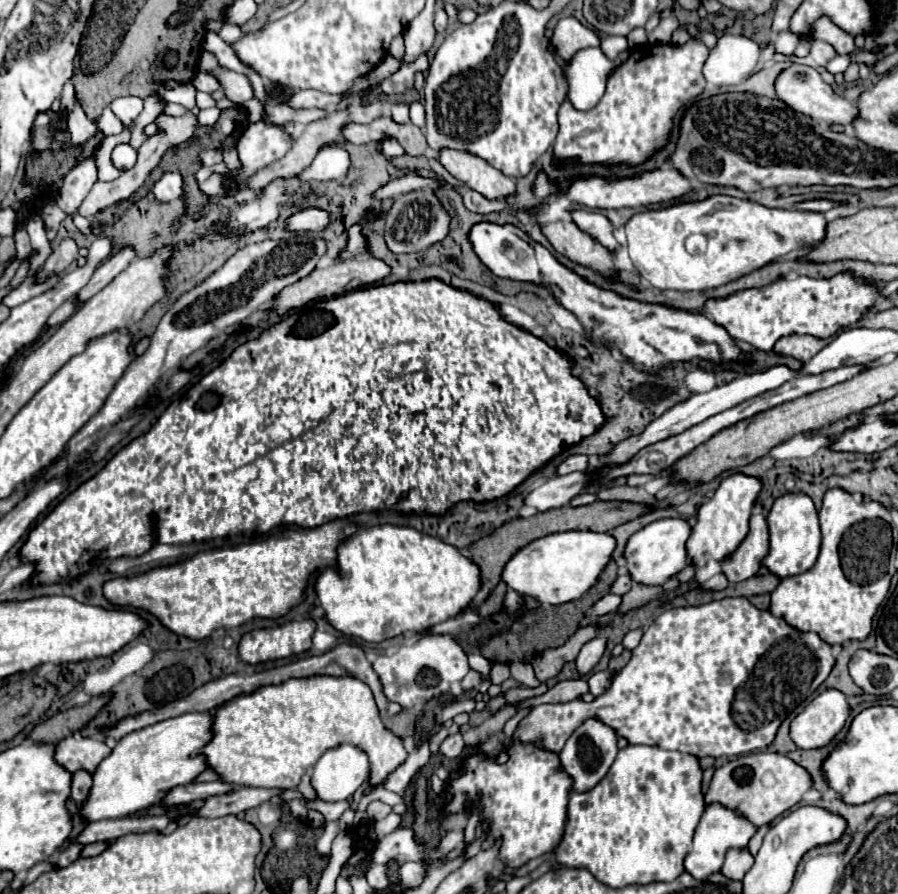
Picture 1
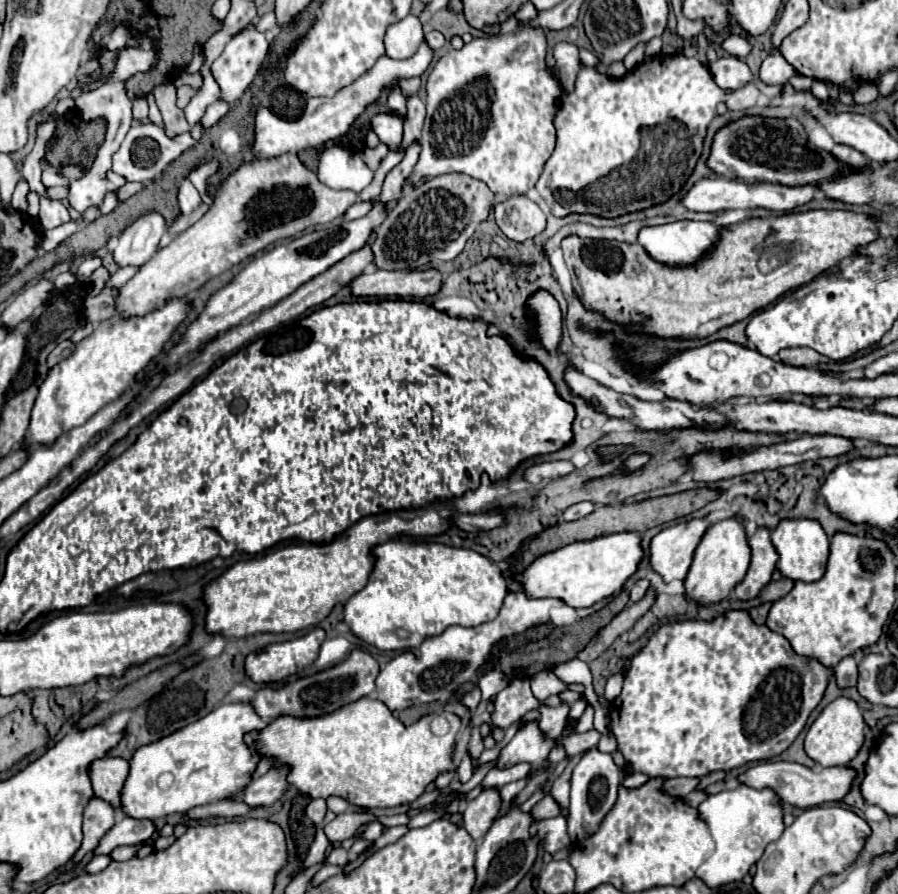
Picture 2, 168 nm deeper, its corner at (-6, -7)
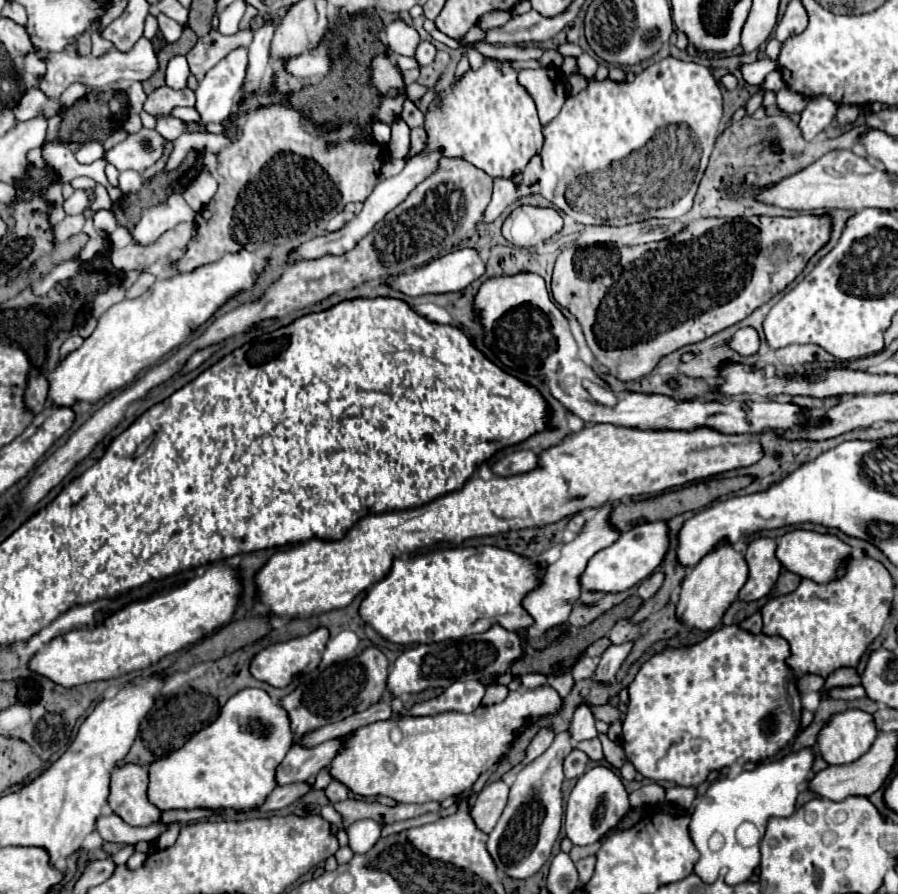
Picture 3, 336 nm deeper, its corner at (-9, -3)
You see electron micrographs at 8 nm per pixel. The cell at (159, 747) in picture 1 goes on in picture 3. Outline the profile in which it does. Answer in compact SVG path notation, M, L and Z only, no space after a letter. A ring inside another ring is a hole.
M244 688L234 694L220 710L220 716L192 736L182 750L156 760L154 766L148 768L148 798L160 810L200 808L218 812L248 812L260 808L268 794L278 786L276 768L292 744L294 736L290 730L288 712L278 706L264 690ZM258 724L262 726L262 732L256 732Z

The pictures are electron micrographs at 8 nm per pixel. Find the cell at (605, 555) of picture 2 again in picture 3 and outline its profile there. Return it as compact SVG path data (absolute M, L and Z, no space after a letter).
M648 522L642 526L636 526L634 530L624 532L612 546L606 550L600 550L586 568L586 574L582 576L582 588L586 590L598 590L598 592L624 592L642 580L646 580L664 560L668 548L670 548L670 528L668 522Z

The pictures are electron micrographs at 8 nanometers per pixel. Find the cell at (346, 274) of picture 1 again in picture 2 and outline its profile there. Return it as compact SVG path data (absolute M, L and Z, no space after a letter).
M373 270L355 276L349 286L353 296L429 296L439 292L441 280L437 270L413 270L413 272L395 272L395 270Z

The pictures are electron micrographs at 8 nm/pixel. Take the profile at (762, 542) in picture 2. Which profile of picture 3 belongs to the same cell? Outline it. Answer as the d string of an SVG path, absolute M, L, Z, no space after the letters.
M756 538L748 544L746 550L746 564L750 568L748 582L740 590L740 600L752 602L764 598L778 574L780 574L780 560L776 558L776 542L772 538Z

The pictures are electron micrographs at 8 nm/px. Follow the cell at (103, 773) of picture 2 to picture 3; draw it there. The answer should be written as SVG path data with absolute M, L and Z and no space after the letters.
M138 764L116 768L110 782L108 804L130 826L160 822L162 812L148 800L148 770Z

